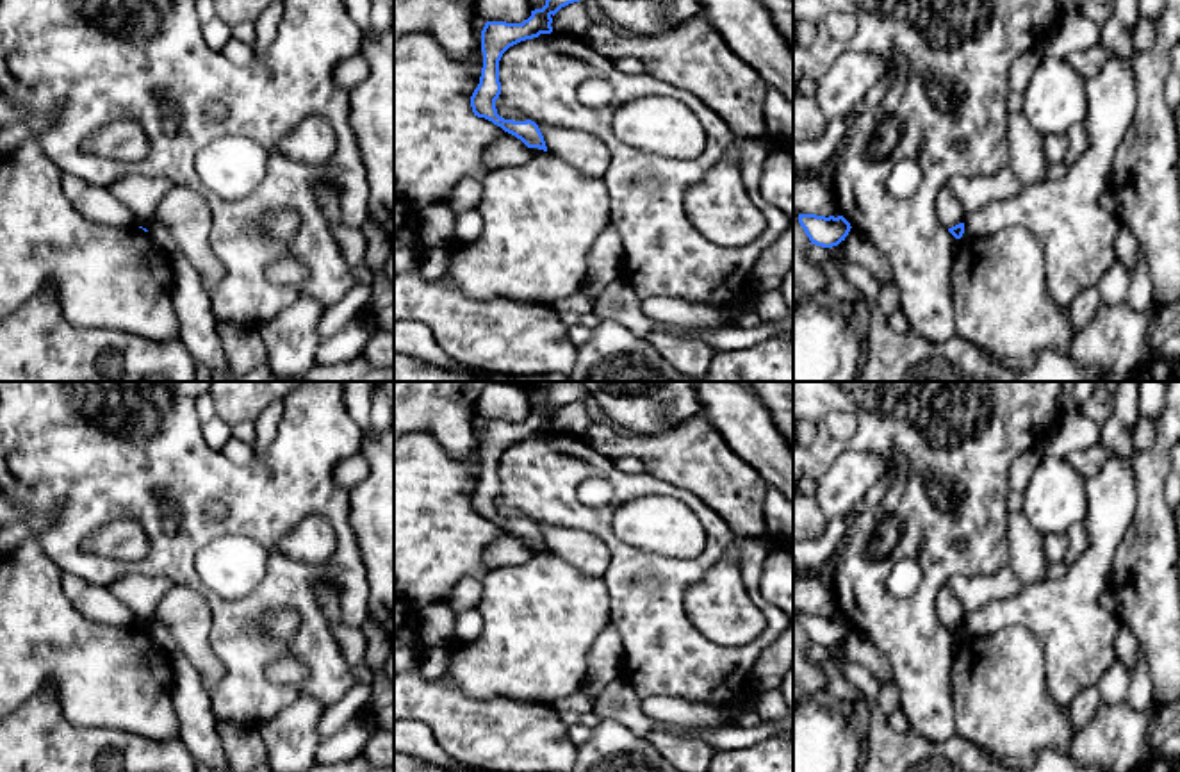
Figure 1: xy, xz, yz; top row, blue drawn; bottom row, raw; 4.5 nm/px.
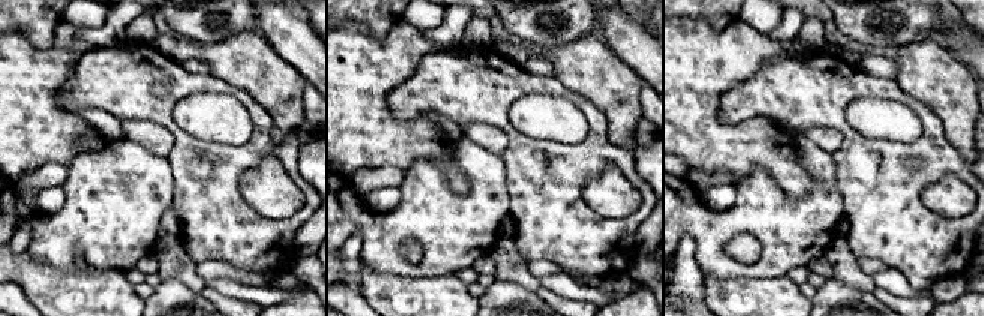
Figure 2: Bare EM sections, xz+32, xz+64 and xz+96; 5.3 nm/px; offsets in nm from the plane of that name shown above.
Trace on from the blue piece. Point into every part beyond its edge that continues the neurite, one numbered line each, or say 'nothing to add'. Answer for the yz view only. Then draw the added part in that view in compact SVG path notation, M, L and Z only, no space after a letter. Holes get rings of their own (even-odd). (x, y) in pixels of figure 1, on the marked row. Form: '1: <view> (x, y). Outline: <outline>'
nothing to add

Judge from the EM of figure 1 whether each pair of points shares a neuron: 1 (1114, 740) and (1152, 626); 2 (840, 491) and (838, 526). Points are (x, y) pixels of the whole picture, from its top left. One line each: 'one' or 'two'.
1: two
2: two

